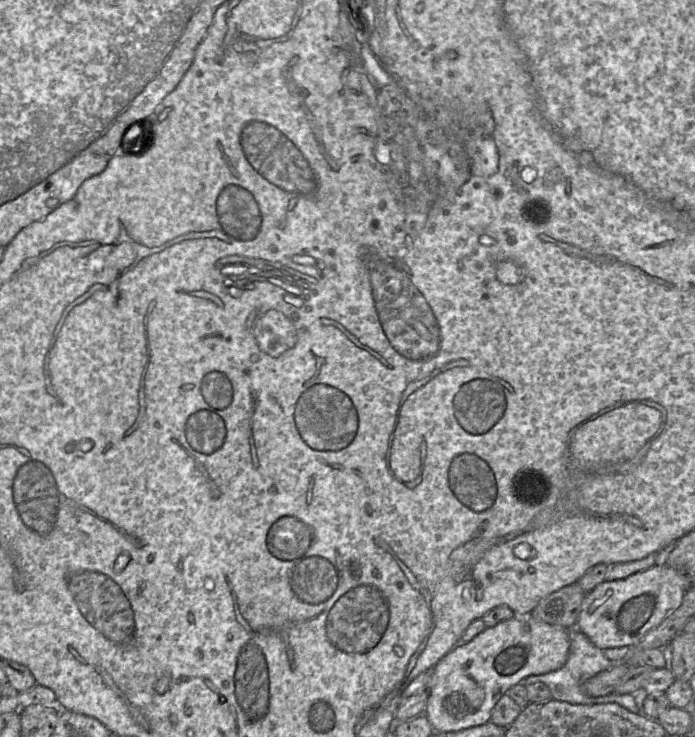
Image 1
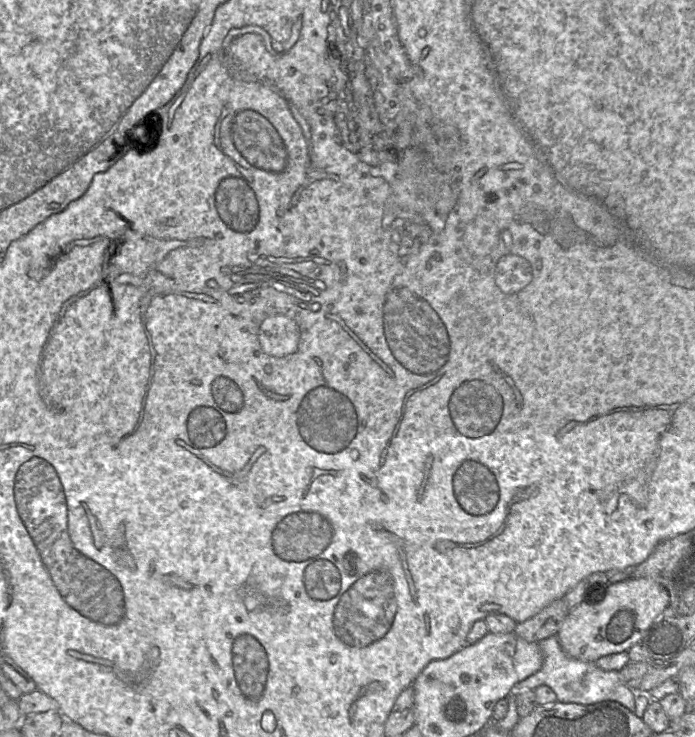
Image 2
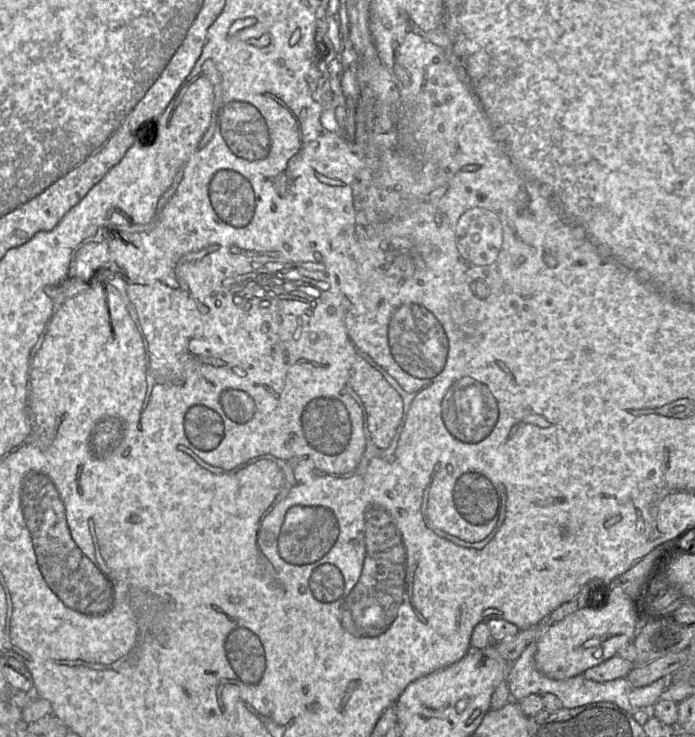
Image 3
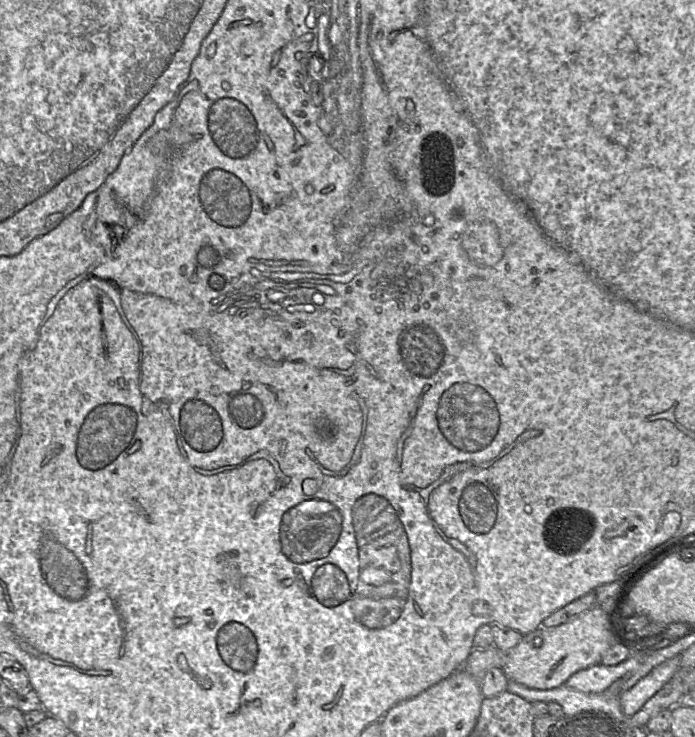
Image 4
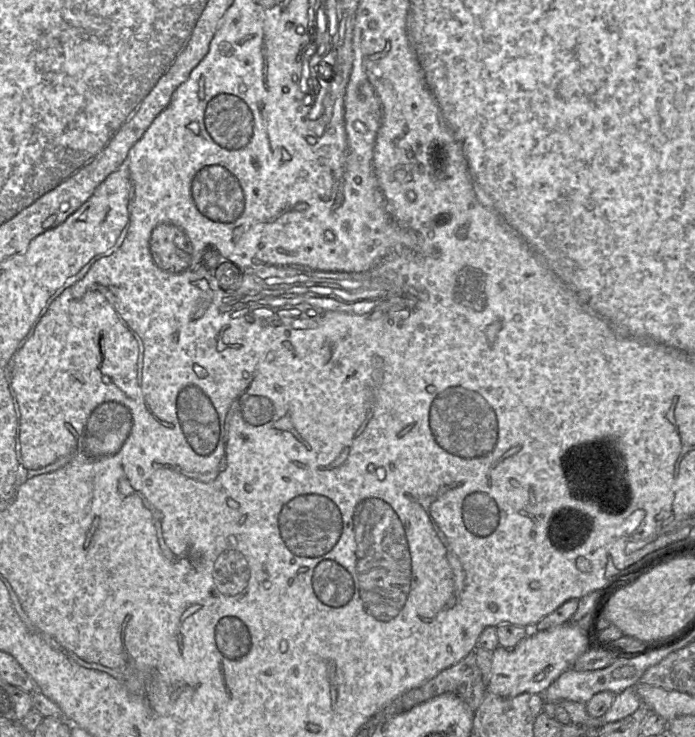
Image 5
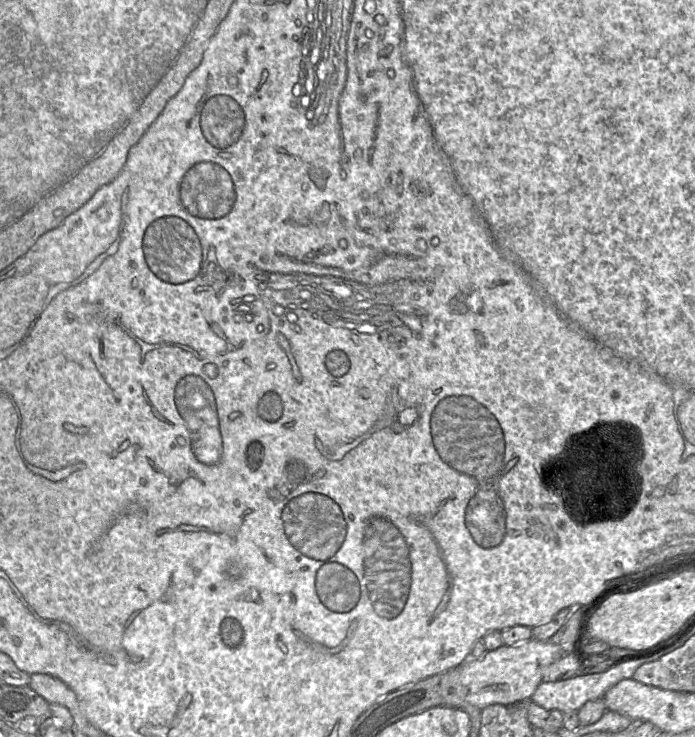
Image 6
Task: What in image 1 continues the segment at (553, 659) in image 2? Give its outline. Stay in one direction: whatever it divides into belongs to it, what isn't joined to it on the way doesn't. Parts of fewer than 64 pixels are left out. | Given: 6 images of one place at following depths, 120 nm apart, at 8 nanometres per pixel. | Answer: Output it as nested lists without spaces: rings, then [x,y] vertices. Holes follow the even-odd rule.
[[[576,624],[575,627],[569,627],[566,629],[568,630],[568,635],[570,639],[569,653],[566,663],[557,670],[541,675],[531,675],[524,678],[519,683],[527,686],[535,682],[541,682],[549,688],[554,700],[565,701],[571,704],[585,705],[616,703],[626,708],[628,711],[638,714],[639,709],[631,694],[611,693],[605,696],[592,697],[584,694],[581,691],[581,686],[589,678],[593,677],[601,671],[612,668],[615,664],[620,662],[613,662],[609,660],[604,655],[603,650],[593,644],[591,640],[576,627]]]

